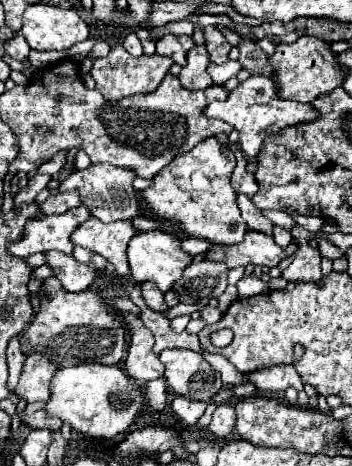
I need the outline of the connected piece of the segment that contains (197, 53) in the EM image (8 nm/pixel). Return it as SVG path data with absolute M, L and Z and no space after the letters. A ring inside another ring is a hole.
M195 45L189 55L187 55L187 65L183 67L181 75L179 75L179 81L191 89L191 91L197 91L197 89L207 89L213 85L209 73L207 73L207 65L209 65L209 53L207 53L207 47L205 45Z

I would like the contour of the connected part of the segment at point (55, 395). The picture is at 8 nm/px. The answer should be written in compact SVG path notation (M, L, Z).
M83 363L75 367L63 367L55 373L51 381L51 399L47 401L45 411L53 417L69 421L73 431L89 437L113 439L115 435L127 431L145 411L145 407L147 401L141 383L129 379L119 365Z

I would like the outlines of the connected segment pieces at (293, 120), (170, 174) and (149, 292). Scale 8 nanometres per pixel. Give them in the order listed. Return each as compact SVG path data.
M253 75L247 81L243 81L235 91L231 91L225 101L213 101L205 109L205 115L223 119L225 123L233 125L239 131L241 151L247 157L257 157L261 147L265 145L265 135L277 135L277 131L283 131L285 127L309 123L317 119L319 111L311 103L297 103L297 101L281 99L273 79L263 77L263 75Z
M209 137L191 151L173 159L155 179L153 185L141 191L149 211L173 225L179 225L185 233L205 237L219 245L239 243L247 231L247 223L237 207L237 193L231 187L231 173L235 169L235 157L217 139Z
M147 281L145 285L143 285L143 299L147 301L147 305L153 309L153 311L169 311L169 307L165 305L165 301L163 301L163 293L157 289L157 285L155 283L151 283L151 281Z

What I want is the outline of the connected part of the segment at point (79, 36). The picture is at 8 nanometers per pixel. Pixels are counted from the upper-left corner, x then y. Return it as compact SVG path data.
M39 3L39 5L33 5L25 11L21 35L25 37L29 47L35 51L65 51L65 49L73 47L75 43L85 41L89 37L89 25L75 9L65 11L65 9L59 9L53 5Z

